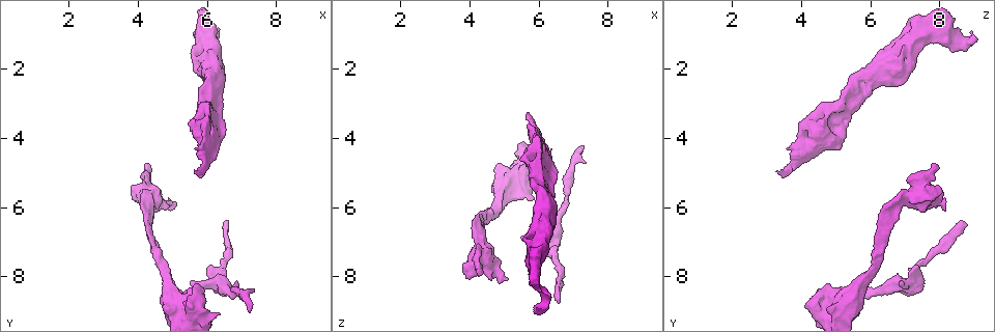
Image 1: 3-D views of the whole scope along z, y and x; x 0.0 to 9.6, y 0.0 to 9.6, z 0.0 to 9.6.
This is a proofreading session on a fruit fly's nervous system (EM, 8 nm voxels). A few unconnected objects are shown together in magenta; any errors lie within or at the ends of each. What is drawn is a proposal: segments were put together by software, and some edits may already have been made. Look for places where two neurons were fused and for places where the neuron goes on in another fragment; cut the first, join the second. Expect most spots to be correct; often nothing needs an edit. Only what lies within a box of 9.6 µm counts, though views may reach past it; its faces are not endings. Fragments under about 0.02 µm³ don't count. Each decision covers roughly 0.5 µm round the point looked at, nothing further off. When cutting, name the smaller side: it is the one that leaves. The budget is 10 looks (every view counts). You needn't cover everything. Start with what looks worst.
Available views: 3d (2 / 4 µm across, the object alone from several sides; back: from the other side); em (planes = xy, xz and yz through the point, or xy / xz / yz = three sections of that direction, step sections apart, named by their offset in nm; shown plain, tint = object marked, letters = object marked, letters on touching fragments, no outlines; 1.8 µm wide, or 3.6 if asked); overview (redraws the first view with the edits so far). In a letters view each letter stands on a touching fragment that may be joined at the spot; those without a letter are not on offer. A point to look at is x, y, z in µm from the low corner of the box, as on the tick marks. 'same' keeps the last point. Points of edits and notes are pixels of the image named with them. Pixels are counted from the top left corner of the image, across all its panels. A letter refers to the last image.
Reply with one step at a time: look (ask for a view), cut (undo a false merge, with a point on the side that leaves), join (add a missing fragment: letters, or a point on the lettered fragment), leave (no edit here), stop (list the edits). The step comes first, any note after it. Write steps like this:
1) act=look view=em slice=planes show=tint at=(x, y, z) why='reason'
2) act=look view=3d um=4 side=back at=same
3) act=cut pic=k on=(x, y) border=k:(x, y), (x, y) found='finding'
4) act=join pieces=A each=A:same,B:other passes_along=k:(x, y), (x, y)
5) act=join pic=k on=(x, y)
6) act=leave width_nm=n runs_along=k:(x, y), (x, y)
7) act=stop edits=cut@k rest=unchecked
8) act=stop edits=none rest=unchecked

act=look view=em slice=planes show=letters at=(7.20, 9.00, 4.40) why='free end'

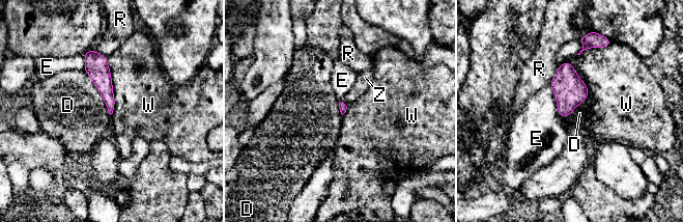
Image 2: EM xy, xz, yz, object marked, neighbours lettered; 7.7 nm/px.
act=join pieces=Z longest_contact=W:440nm each=D:other,E:other,R:other,W:other,Z:same found='the neuron continues'

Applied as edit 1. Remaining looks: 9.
act=look view=3d um=2 at=(5.55, 8.15, 6.90) why='branch stops here'

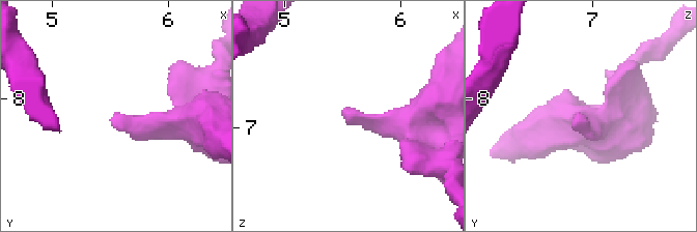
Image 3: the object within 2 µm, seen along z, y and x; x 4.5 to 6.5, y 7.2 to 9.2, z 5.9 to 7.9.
act=look view=em slice=planes show=plain at=(5.50, 8.16, 6.90) why='now the EM'

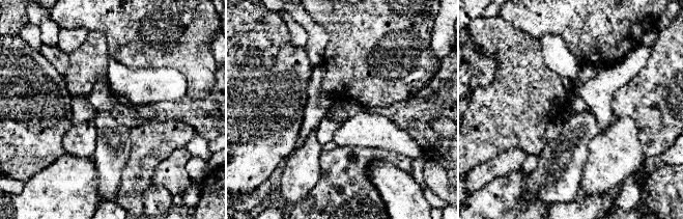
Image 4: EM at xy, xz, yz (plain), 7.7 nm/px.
act=look view=em slice=planes show=letters at=same why='what lies round it'

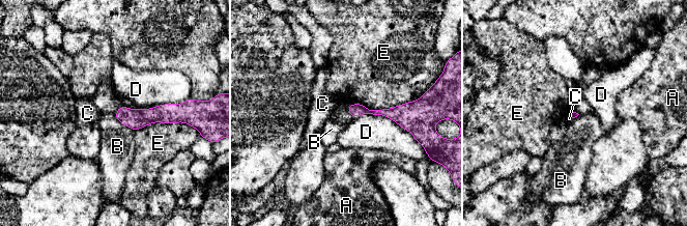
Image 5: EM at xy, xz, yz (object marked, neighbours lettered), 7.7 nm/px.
act=leave longest_contact=D:500nm each=A:other,B:other,C:other,D:other,E:other found='no lettered fragment goes on from it'

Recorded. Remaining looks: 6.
act=look view=em slice=planes show=letters at=(4.95, 6.05, 8.20)

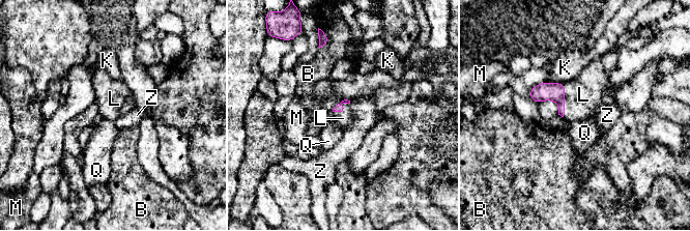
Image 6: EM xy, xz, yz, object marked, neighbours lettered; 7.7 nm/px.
act=join pieces=L each=B:other,K:other,L:same,M:other,Q:other,Z:other passes_along=6:(545, 91), (564, 99), (583, 94) found='it goes on there'

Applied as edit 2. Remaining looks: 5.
act=look view=3d um=4 at=(6.20, 2.30, 6.00) why='thick turns thin'

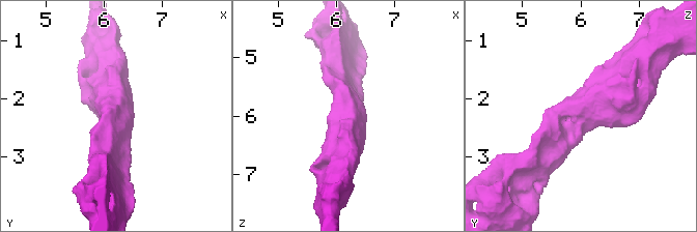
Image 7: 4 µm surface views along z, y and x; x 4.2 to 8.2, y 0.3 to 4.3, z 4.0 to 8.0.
act=look view=em slice=planes show=letters at=(6.20, 2.25, 5.90)

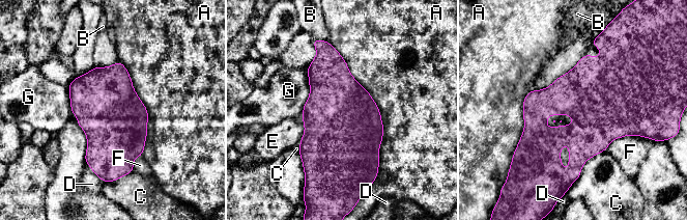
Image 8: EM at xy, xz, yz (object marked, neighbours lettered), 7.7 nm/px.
act=leave each=A:other,B:other,C:other,D:other,E:other,F:other,G:other border=8:(327, 42), (379, 111), (378, 170) found='continuous, no second neuron'

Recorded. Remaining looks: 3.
act=stop edits=join@2,join@6 rest=unchecked

